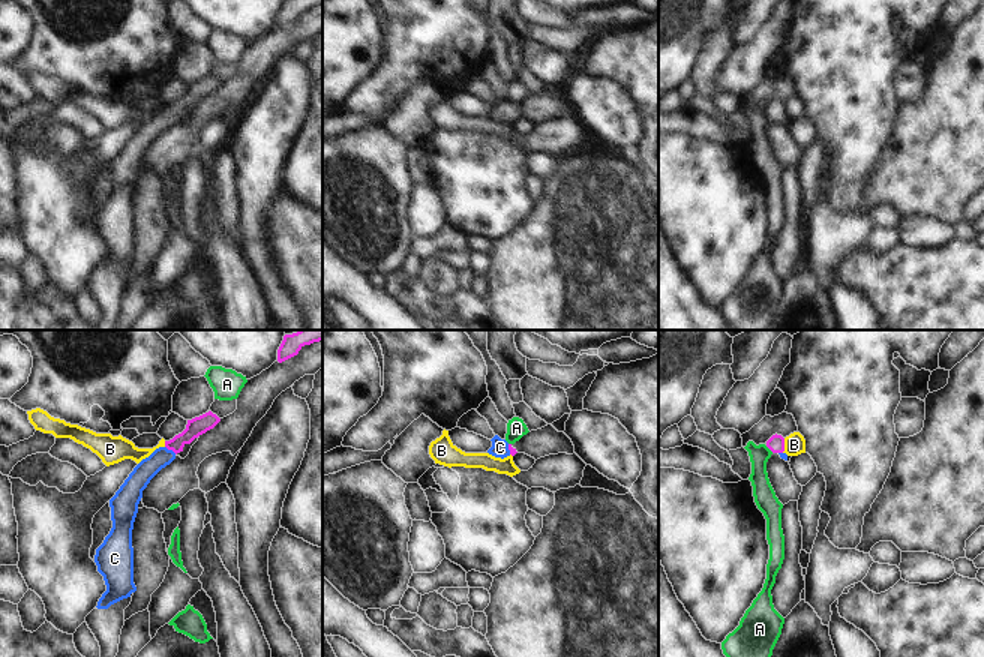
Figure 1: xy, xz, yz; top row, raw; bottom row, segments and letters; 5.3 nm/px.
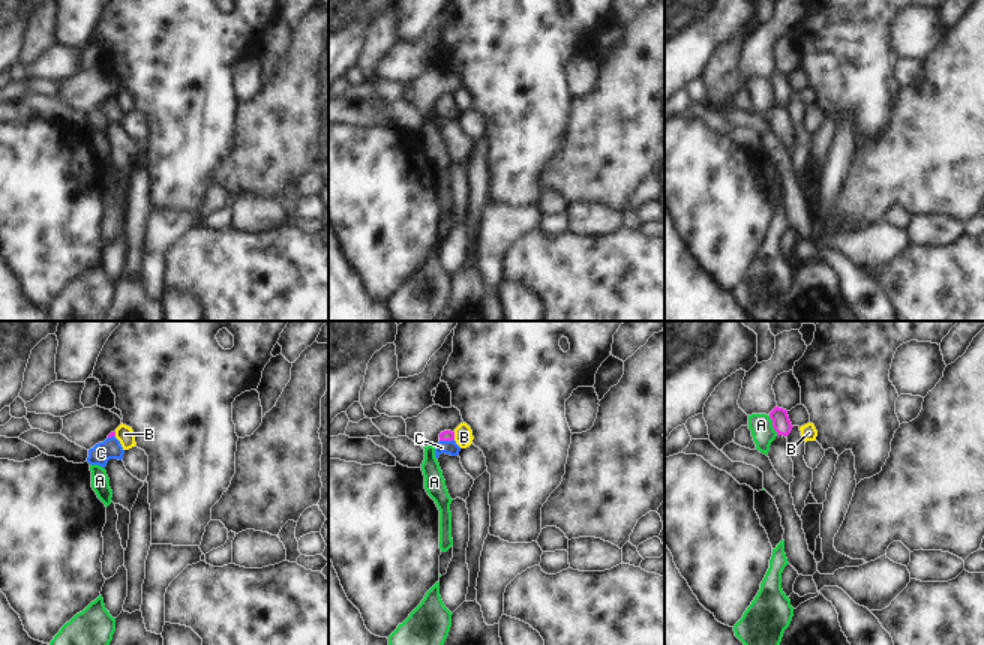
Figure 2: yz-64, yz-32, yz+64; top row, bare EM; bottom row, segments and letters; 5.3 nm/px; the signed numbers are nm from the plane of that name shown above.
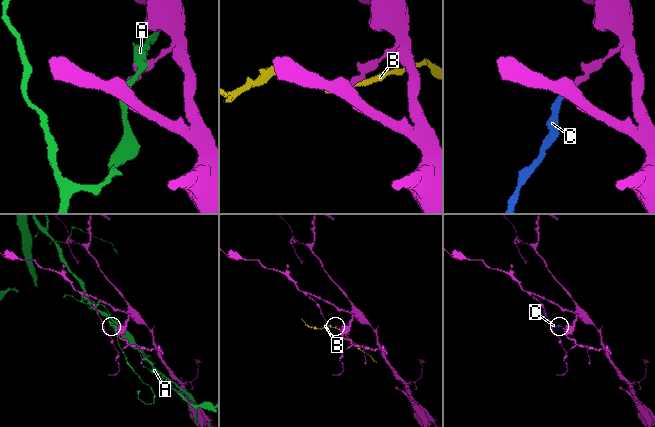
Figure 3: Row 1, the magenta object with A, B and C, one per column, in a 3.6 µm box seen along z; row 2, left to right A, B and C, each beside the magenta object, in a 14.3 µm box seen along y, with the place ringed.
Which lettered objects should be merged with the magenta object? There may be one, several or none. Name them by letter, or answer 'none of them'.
C

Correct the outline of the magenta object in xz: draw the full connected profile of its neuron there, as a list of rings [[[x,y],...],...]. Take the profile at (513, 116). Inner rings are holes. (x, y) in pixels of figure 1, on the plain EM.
[[[495,99],[492,104],[492,111],[488,114],[489,118],[495,122],[507,122],[507,120],[514,120],[518,116],[516,112],[512,111],[506,104],[501,104],[498,99]]]

